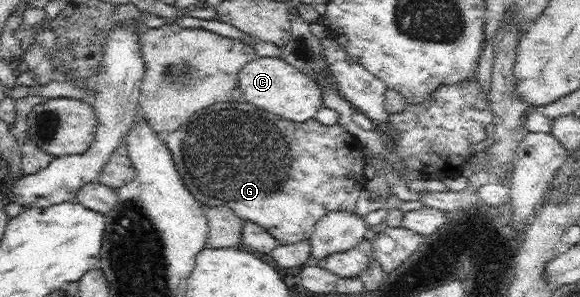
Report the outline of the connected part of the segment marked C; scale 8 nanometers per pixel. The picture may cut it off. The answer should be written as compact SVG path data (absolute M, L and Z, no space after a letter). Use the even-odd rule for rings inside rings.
M257 57L239 71L238 79L242 101L255 104L265 111L294 122L309 121L315 118L318 109L324 107L321 98L323 92L319 84L281 58Z

